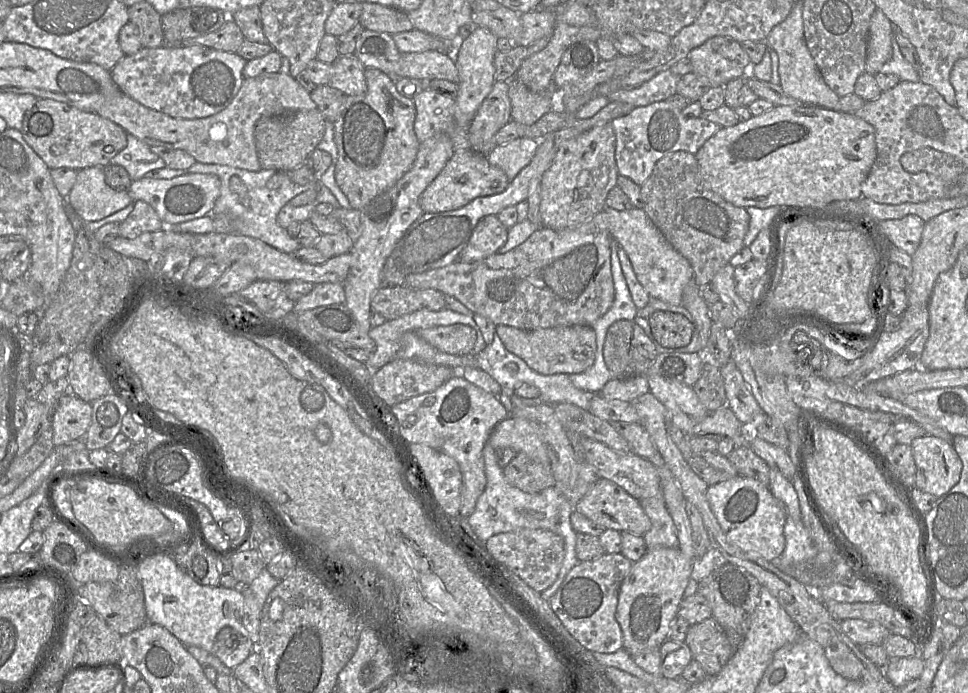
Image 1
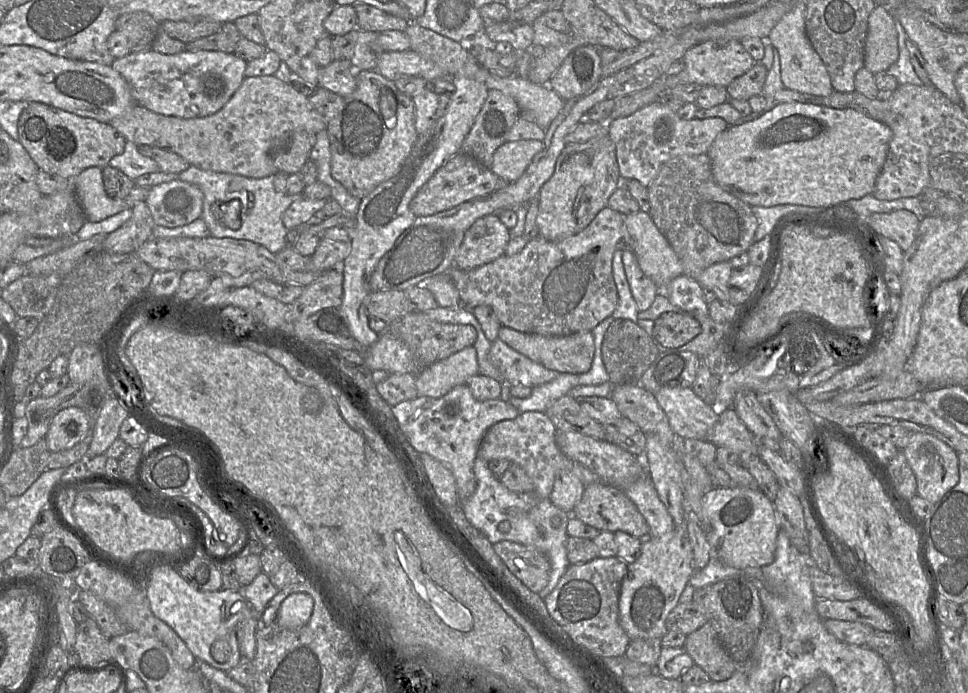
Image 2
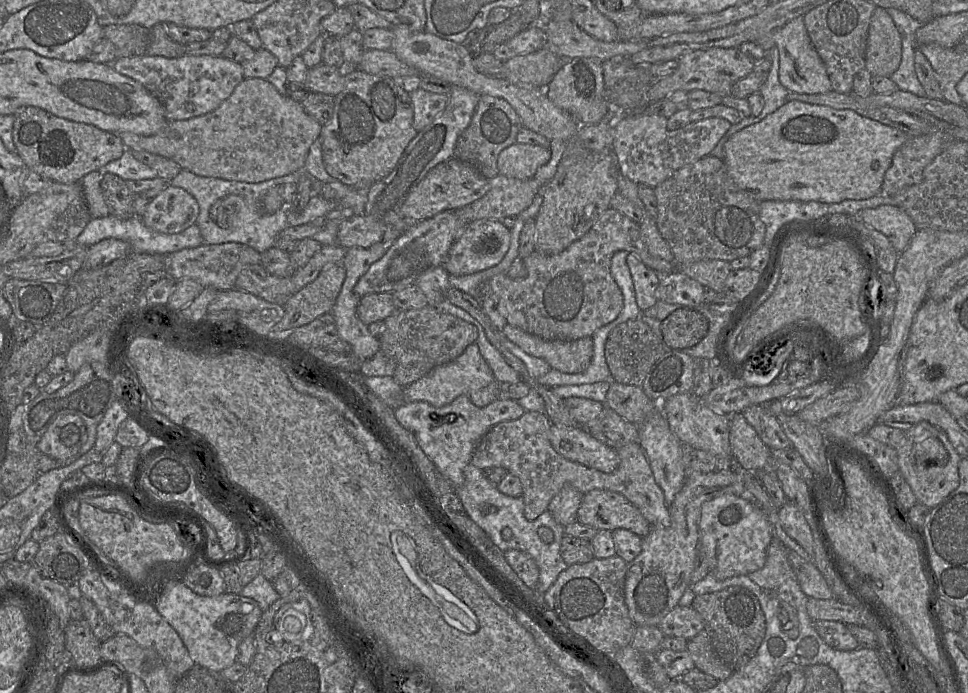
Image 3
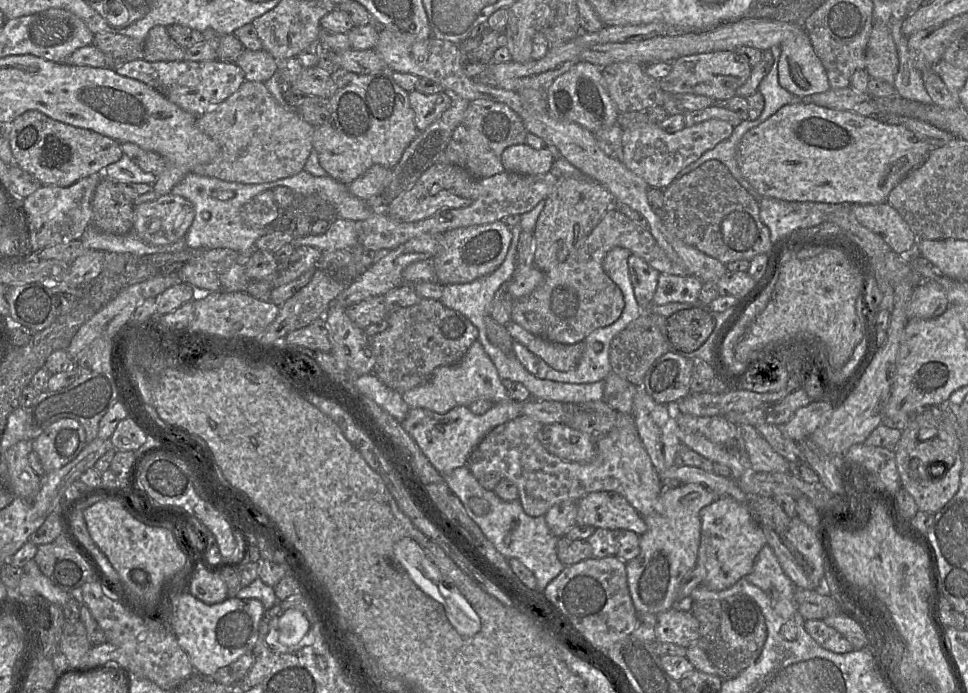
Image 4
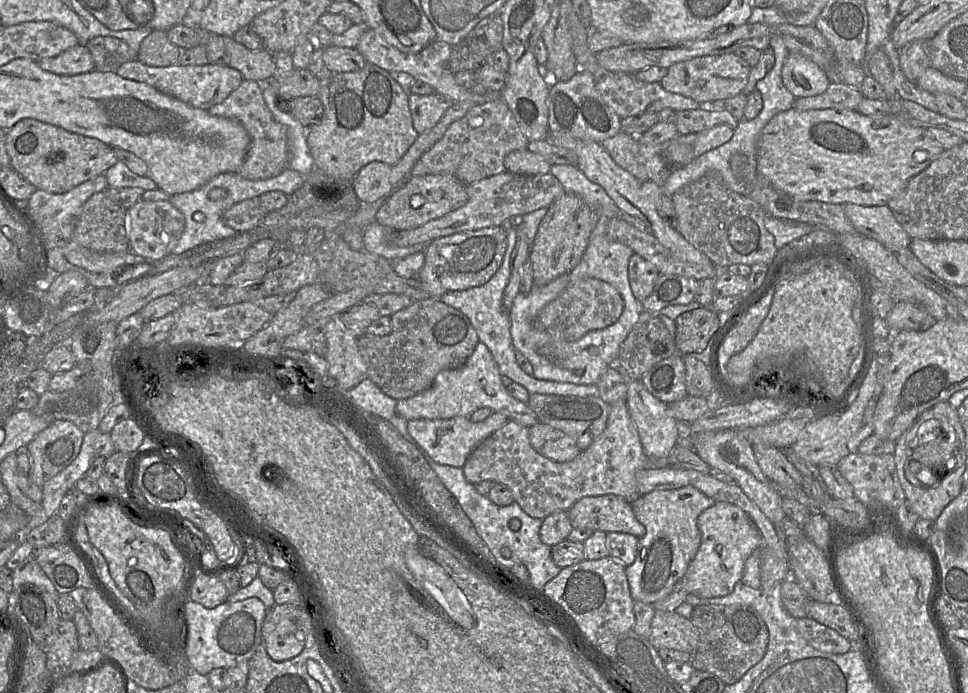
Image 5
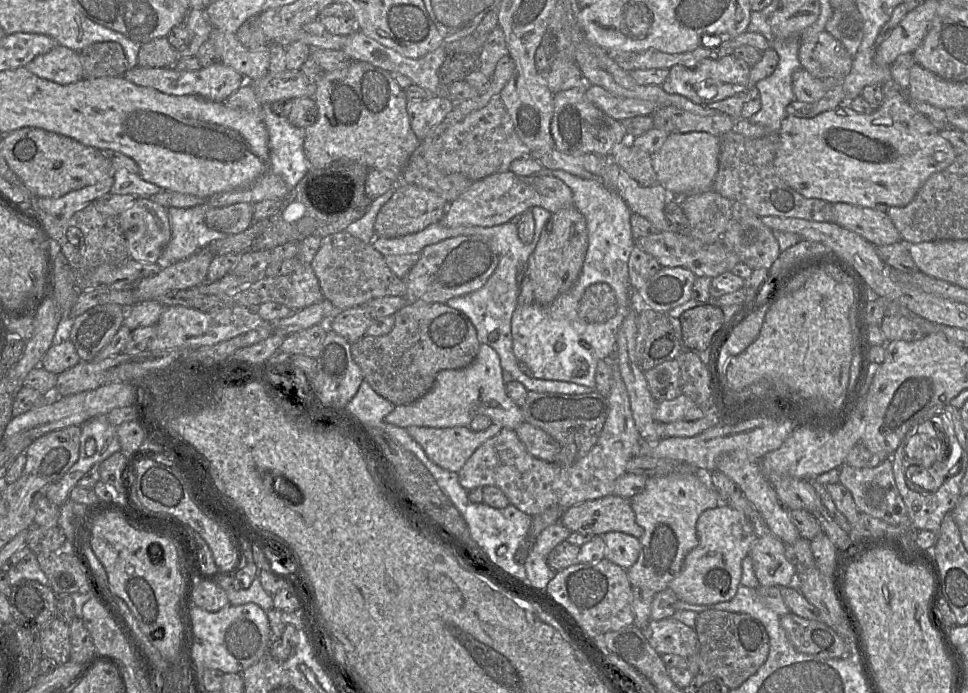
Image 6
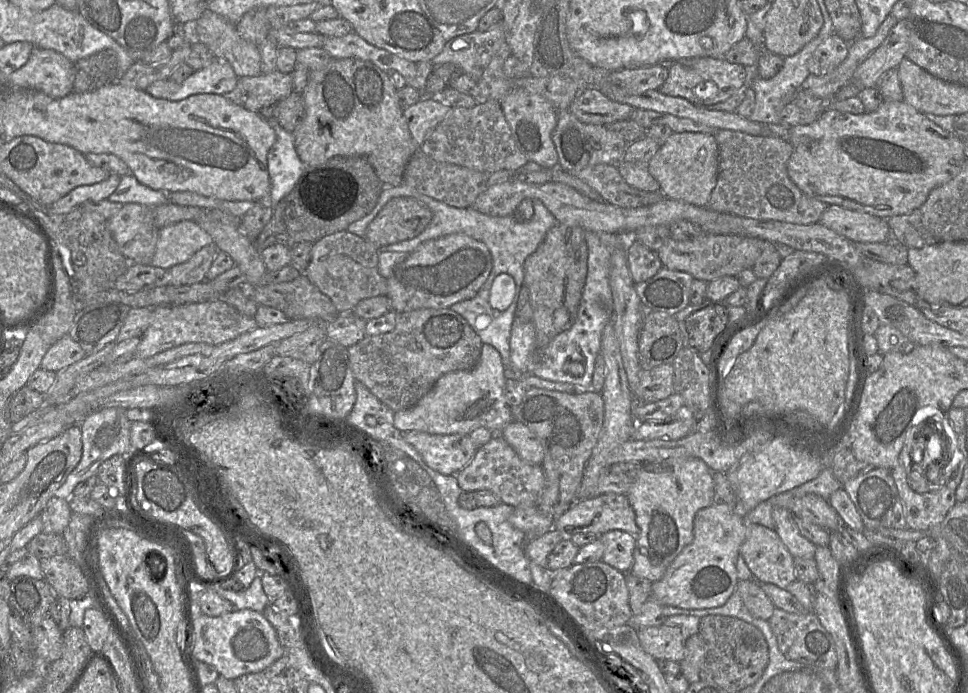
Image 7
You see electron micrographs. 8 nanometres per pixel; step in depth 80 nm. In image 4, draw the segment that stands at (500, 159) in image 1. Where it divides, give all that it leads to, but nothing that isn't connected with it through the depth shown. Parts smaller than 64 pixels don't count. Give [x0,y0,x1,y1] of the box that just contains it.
[501,144,554,175]

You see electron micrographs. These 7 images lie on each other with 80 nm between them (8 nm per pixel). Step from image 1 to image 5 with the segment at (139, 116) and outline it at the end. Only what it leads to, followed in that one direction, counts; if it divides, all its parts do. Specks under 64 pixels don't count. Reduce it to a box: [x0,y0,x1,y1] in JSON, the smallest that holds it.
[208,79,289,180]

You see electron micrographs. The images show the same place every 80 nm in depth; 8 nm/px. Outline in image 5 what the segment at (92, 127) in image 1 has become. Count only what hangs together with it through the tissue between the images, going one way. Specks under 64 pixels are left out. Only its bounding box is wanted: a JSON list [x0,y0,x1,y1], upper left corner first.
[5,119,119,193]

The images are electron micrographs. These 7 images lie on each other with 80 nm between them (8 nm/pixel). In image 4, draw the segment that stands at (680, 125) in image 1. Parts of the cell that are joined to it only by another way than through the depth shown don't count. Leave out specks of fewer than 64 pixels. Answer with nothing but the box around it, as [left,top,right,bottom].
[622,120,733,189]

